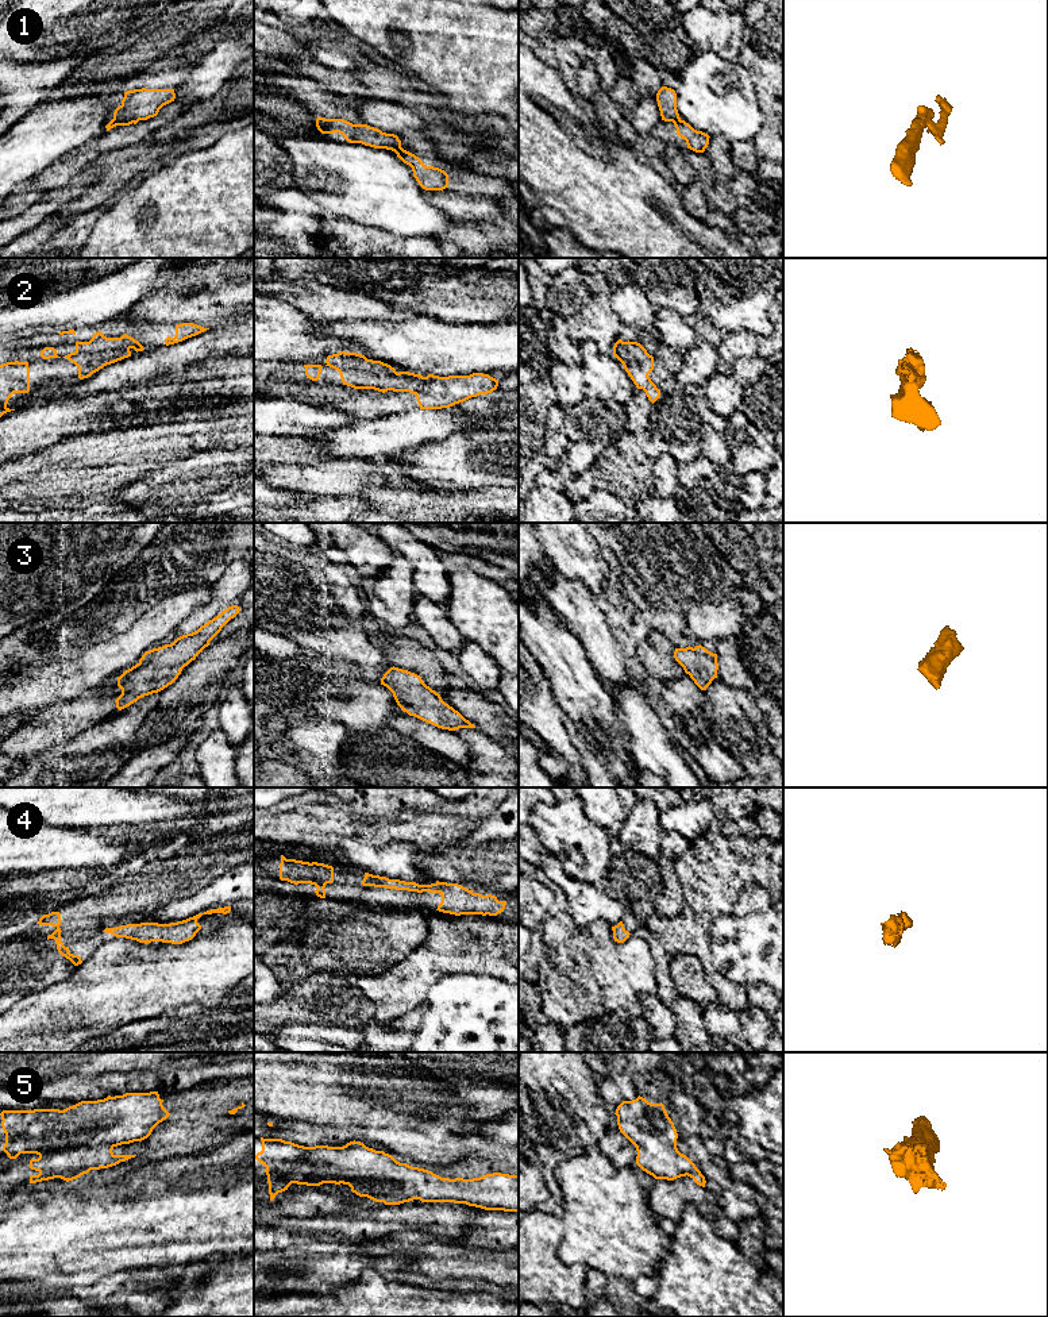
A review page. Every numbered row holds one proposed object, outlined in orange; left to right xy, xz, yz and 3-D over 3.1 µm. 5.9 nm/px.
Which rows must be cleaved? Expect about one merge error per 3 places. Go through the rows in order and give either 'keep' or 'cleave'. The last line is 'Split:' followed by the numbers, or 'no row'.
1: cleave
2: keep
3: keep
4: keep
5: keep
Split: 1

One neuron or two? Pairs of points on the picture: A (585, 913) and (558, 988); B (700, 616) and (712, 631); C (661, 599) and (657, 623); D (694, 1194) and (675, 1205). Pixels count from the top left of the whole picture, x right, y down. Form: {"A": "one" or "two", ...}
{"A": "two", "B": "one", "C": "two", "D": "one"}

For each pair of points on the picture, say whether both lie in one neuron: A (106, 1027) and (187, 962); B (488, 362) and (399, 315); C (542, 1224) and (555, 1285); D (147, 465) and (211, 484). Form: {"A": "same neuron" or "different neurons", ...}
{"A": "same neuron", "B": "different neurons", "C": "same neuron", "D": "different neurons"}

